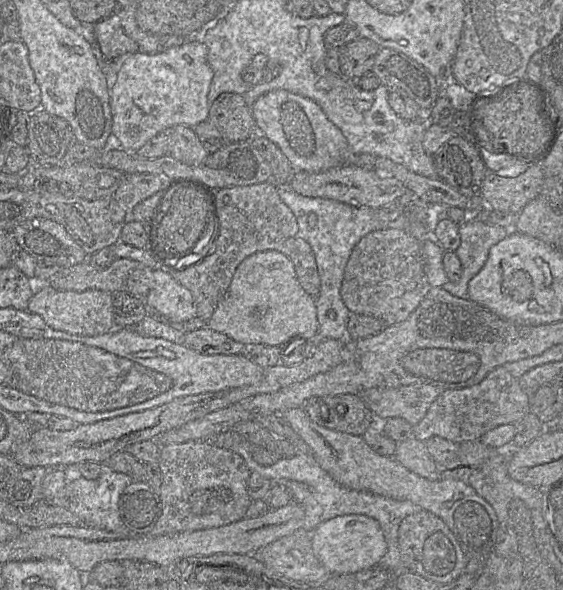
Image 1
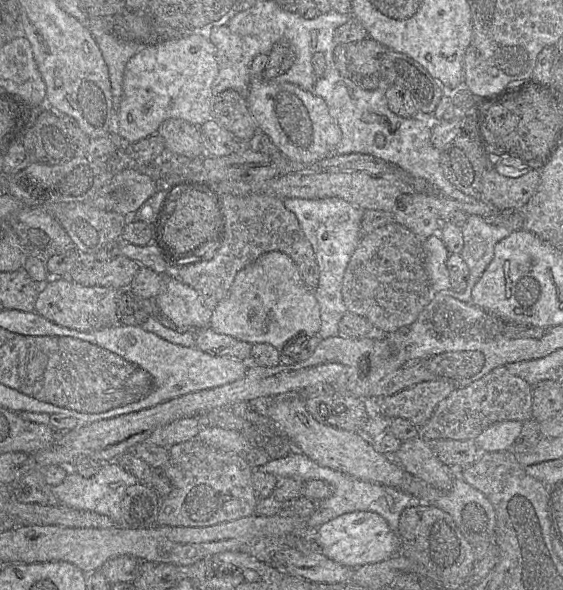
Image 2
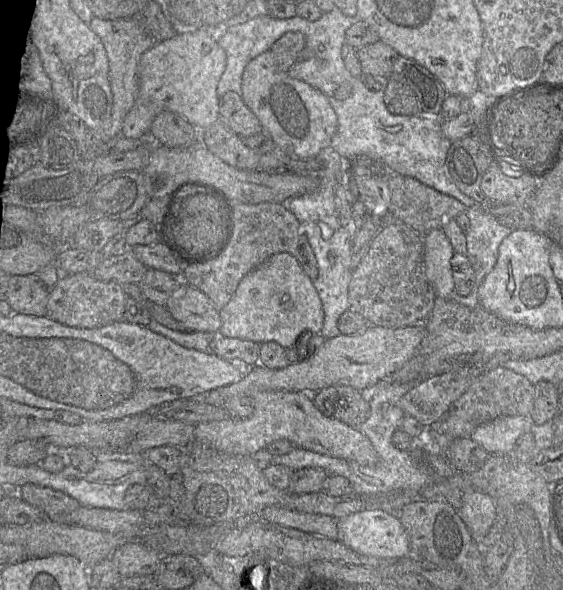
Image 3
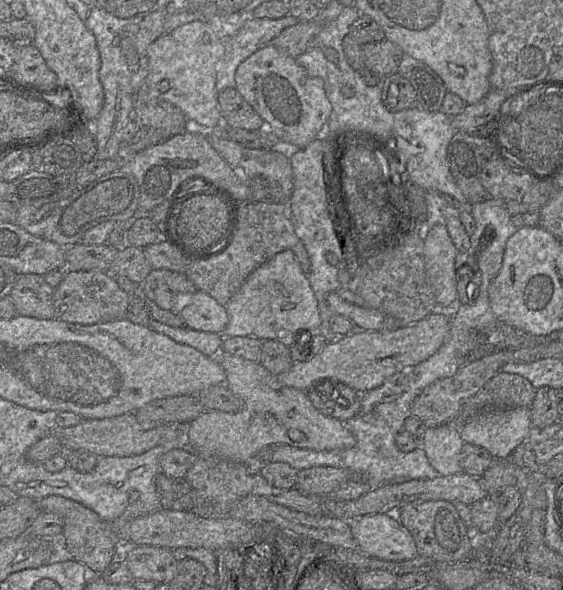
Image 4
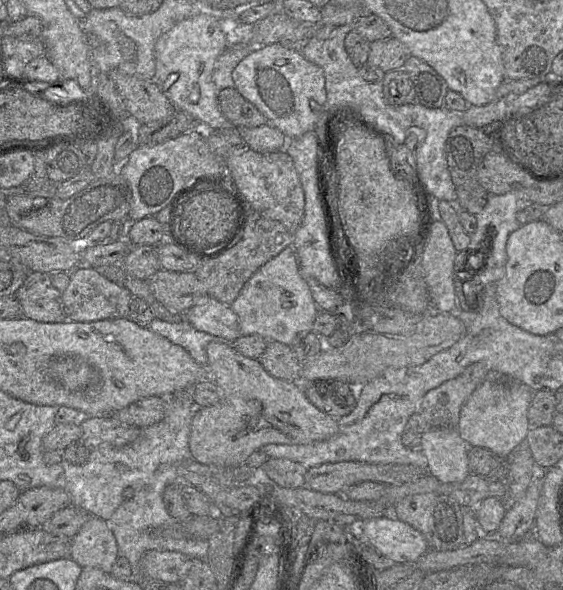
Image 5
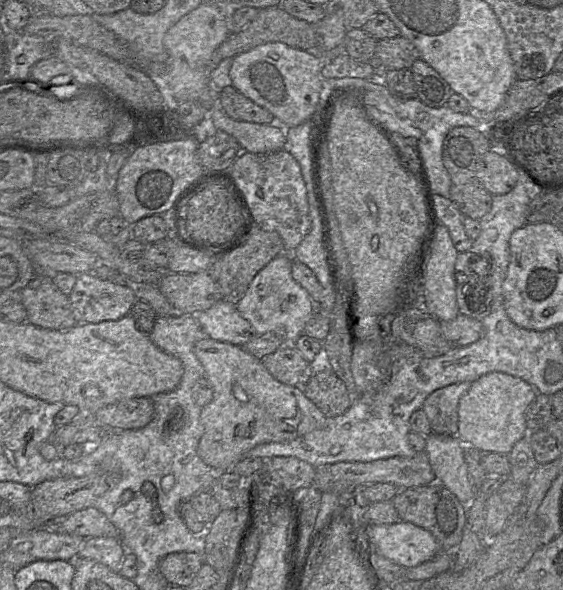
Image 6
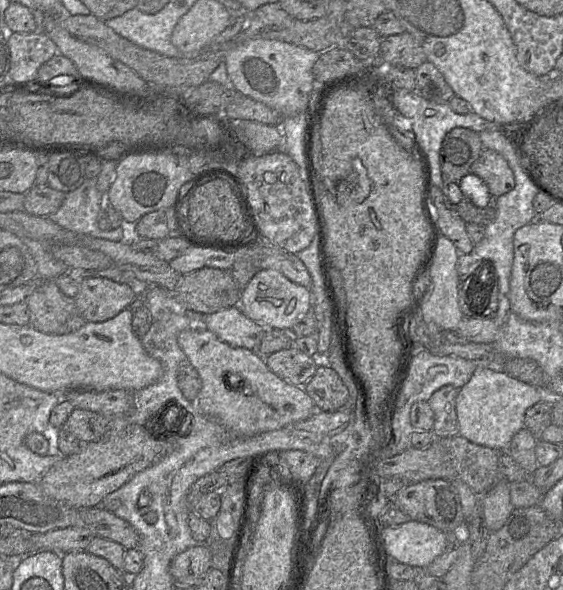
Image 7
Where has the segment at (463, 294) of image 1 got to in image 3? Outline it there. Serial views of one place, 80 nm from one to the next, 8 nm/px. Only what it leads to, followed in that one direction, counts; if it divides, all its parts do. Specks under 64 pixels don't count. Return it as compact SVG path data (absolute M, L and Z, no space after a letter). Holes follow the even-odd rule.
M478 203L467 207L465 213L470 219L470 227L465 233L466 256L475 271L475 283L467 296L460 296L453 291L449 297L462 305L474 308L480 306L479 287L496 264L500 243L514 229L500 224L497 217L486 212Z

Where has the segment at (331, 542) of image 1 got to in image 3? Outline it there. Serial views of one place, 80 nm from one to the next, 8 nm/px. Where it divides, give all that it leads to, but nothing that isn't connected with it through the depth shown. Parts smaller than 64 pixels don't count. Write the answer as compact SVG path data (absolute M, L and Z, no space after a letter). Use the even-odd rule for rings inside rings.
M368 510L337 520L338 540L359 554L389 560L399 560L410 555L406 531L396 515L383 510Z

